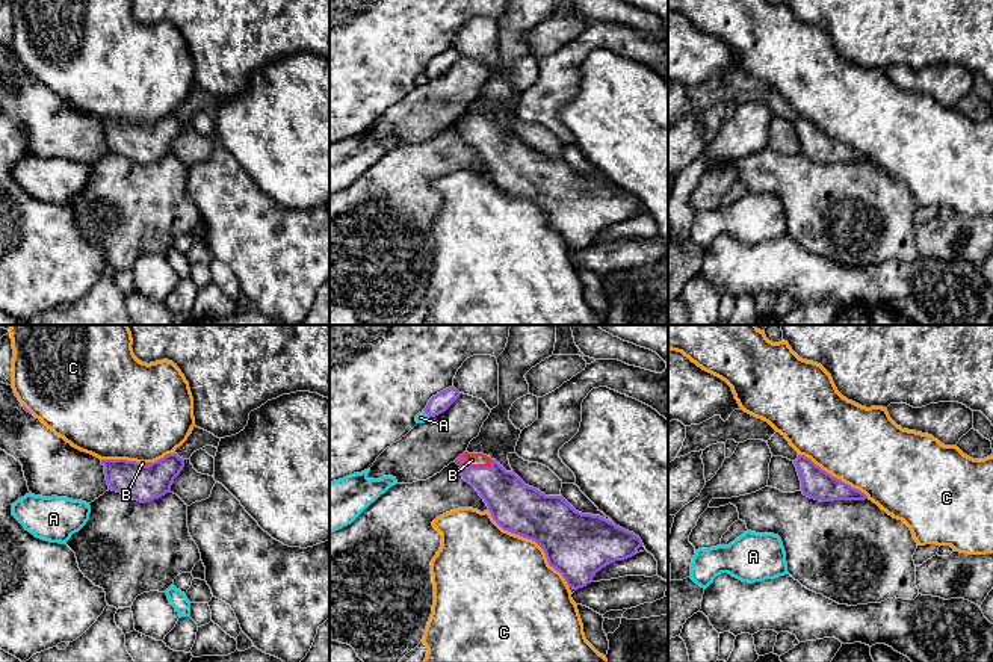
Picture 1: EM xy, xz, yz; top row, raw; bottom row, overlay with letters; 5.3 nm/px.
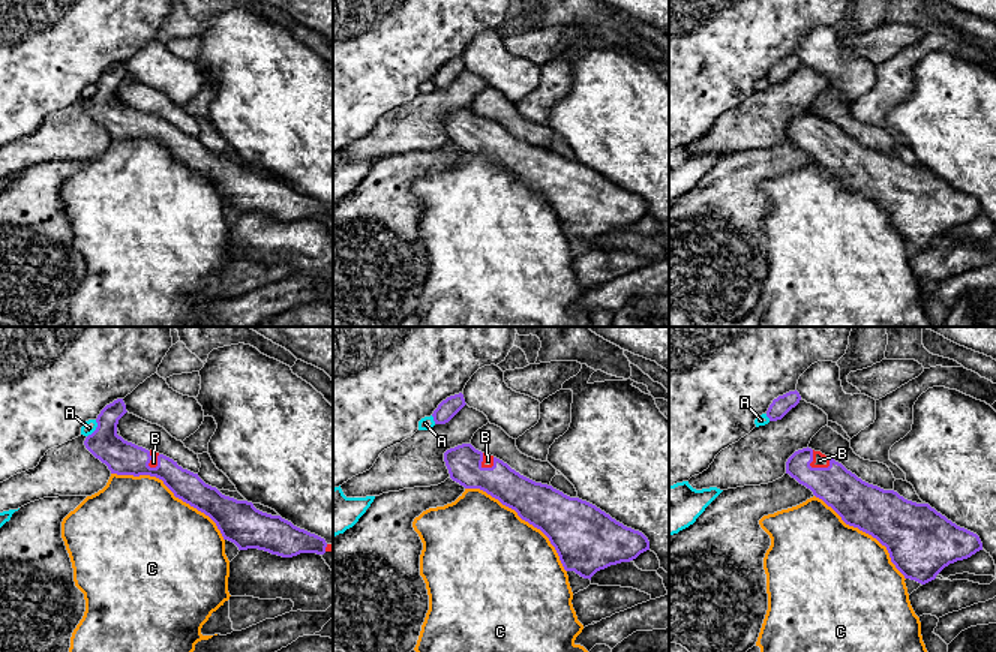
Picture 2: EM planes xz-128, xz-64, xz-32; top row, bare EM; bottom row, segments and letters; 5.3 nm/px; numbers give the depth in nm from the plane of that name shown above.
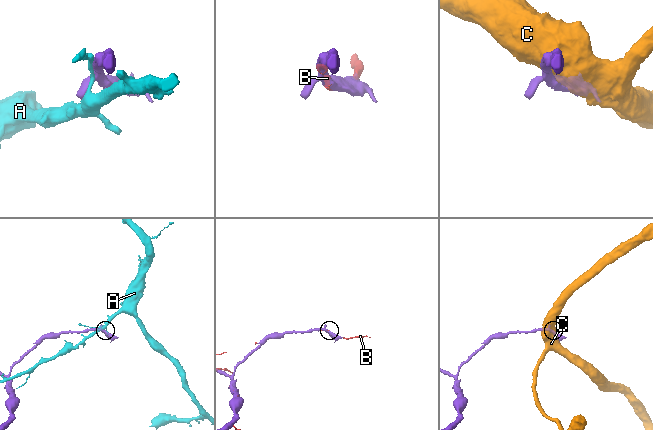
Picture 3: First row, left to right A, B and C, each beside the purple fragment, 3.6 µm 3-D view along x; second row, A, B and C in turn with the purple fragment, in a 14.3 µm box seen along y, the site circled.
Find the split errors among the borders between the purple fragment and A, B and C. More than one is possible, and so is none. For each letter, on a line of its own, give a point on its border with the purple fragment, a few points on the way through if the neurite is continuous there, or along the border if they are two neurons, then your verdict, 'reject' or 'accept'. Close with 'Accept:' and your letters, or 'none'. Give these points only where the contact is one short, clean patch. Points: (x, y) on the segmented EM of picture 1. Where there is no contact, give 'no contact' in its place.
A: meets purple in xz at (426, 413); reject
B: meets purple in xz at (476, 467); accept
C: meets purple in xz at (534, 540); reject
Accept: B

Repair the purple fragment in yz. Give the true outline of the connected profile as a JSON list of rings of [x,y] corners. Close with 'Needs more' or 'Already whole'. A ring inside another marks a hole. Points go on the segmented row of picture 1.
[[[798,455],[793,464],[801,481],[801,491],[810,499],[821,502],[868,499],[865,493],[831,476],[804,455]]]. Already whole

